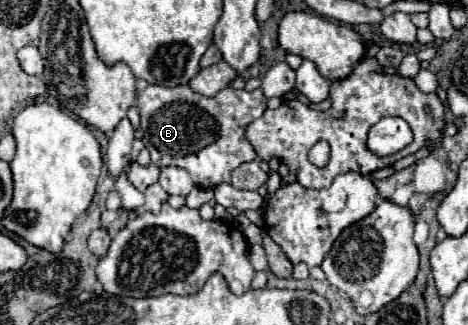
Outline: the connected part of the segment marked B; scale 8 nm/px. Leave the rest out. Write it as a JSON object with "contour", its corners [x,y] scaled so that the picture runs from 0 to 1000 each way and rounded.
{"contour":[[[314,258],[293,289],[293,326],[306,443],[323,468],[323,498],[340,517],[395,517],[421,572],[459,578],[476,560],[494,560],[494,529],[506,511],[545,492],[545,462],[519,400],[571,338],[571,302],[558,271],[528,283],[485,265],[464,295],[442,302],[412,283],[404,265],[361,271]]]}

